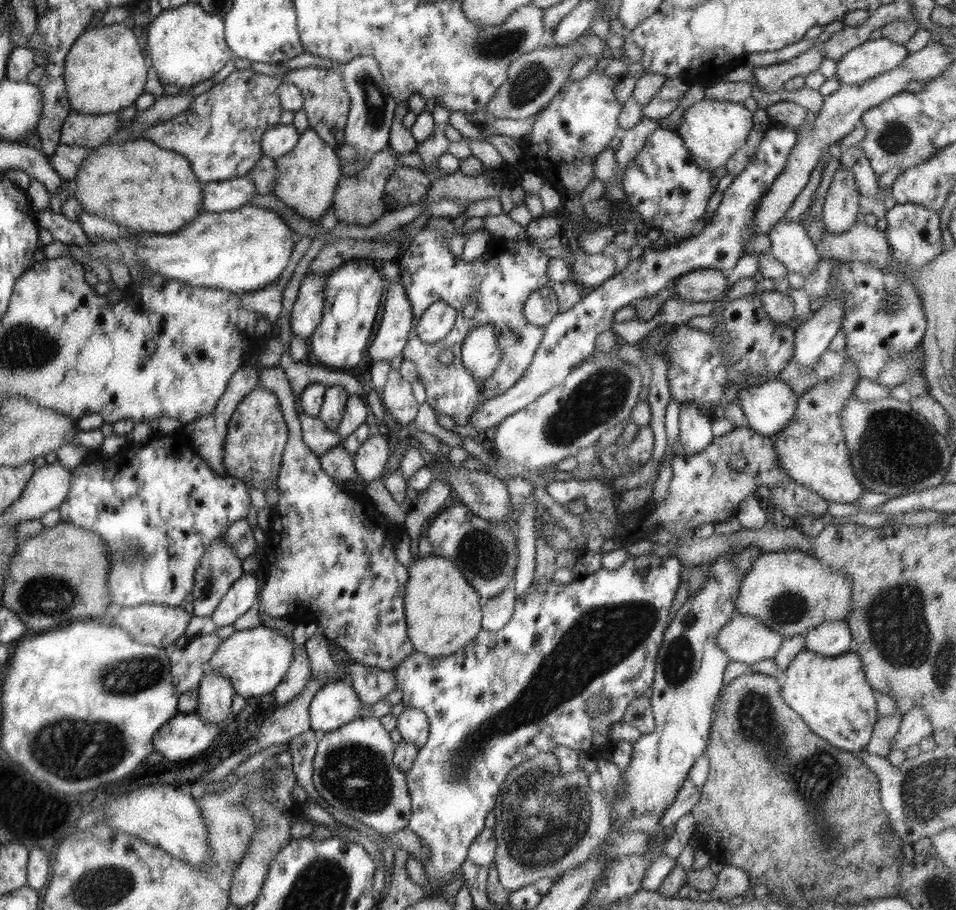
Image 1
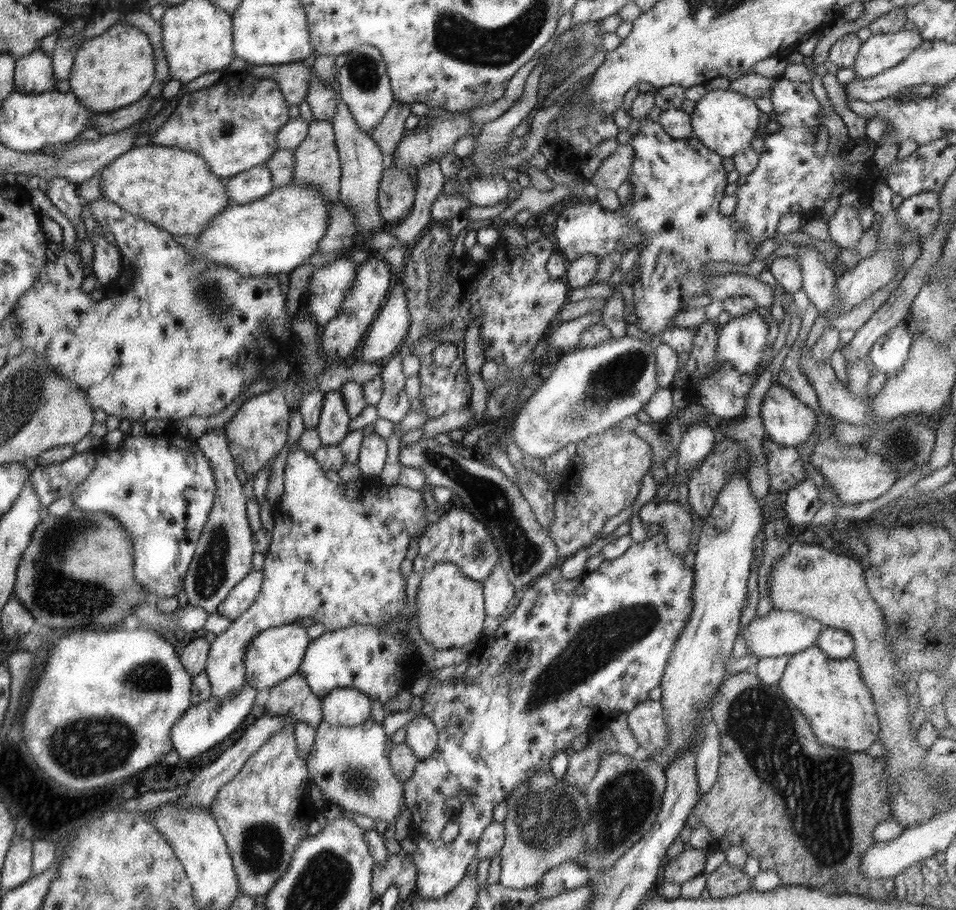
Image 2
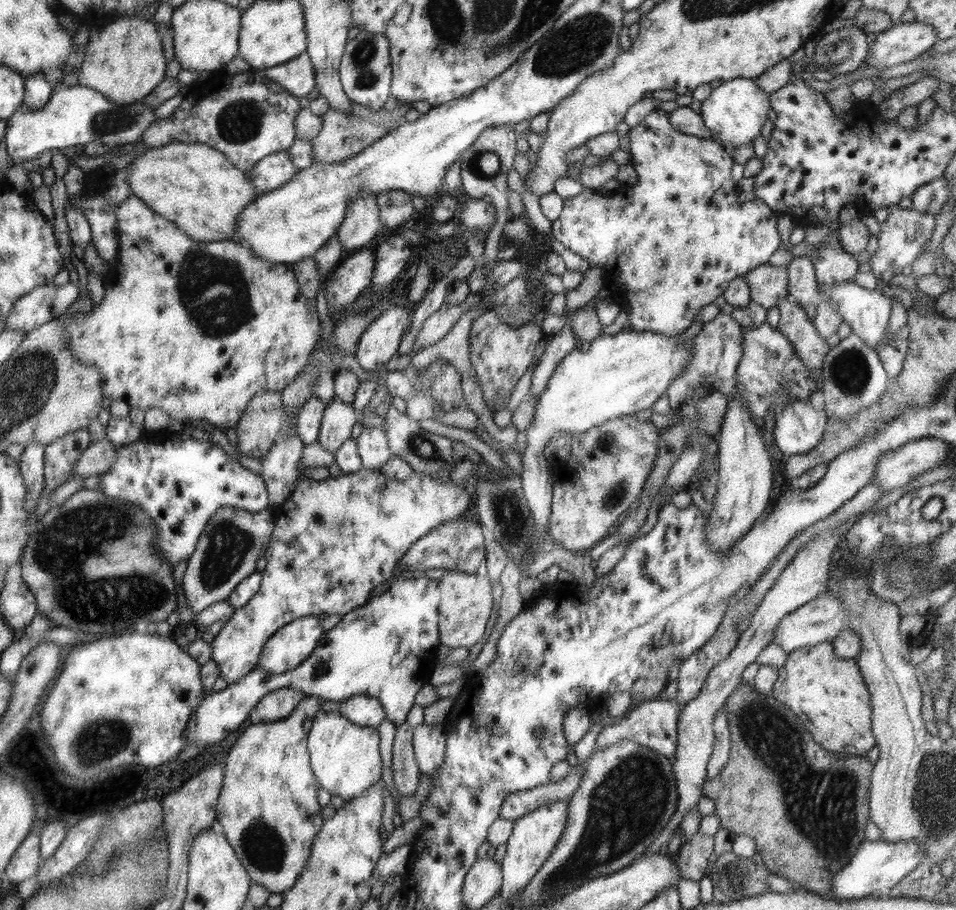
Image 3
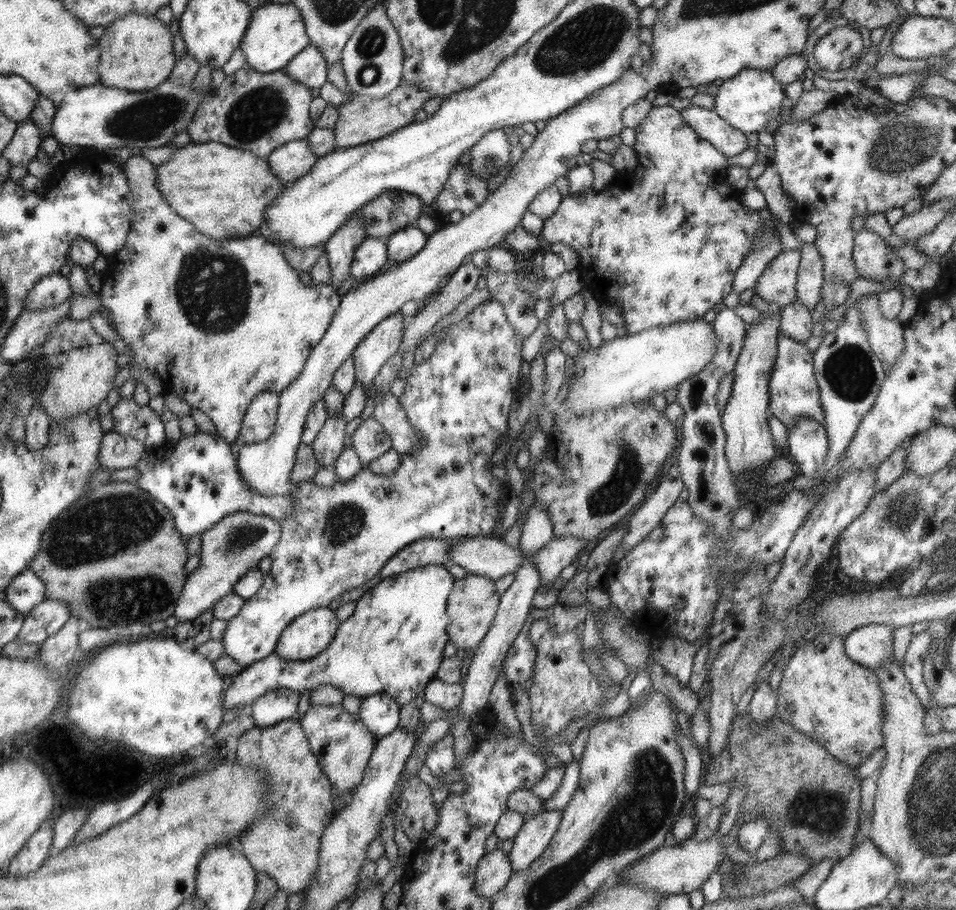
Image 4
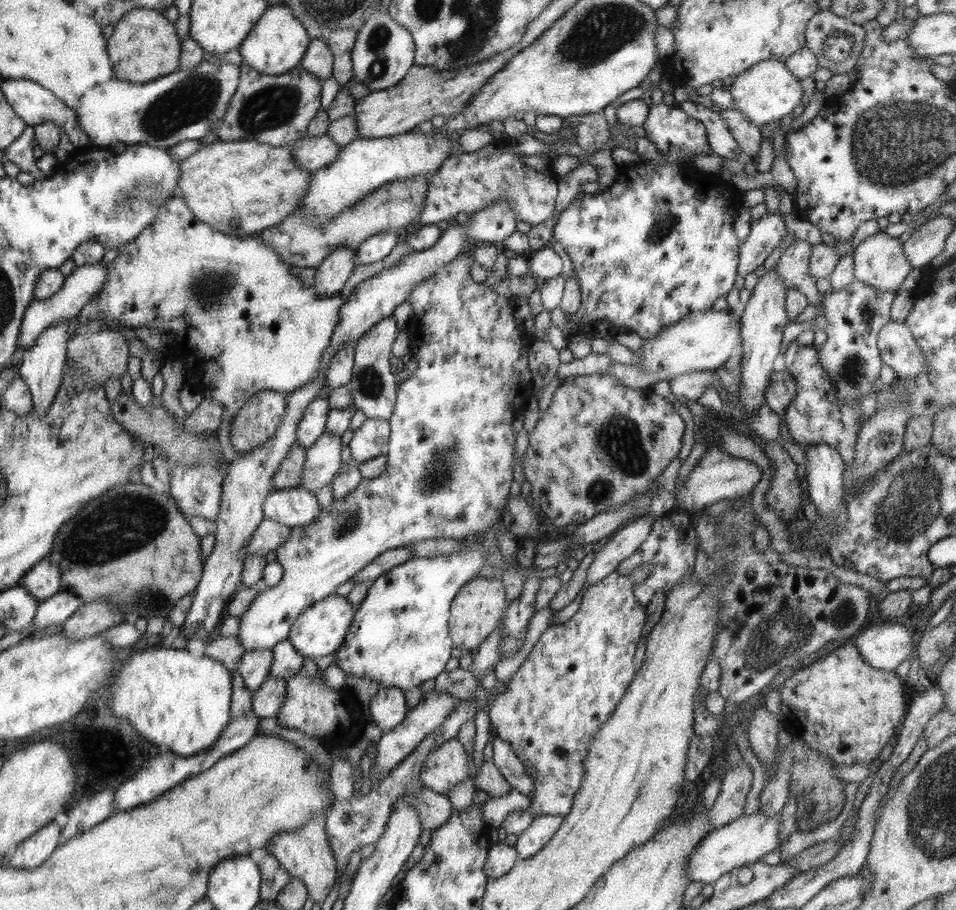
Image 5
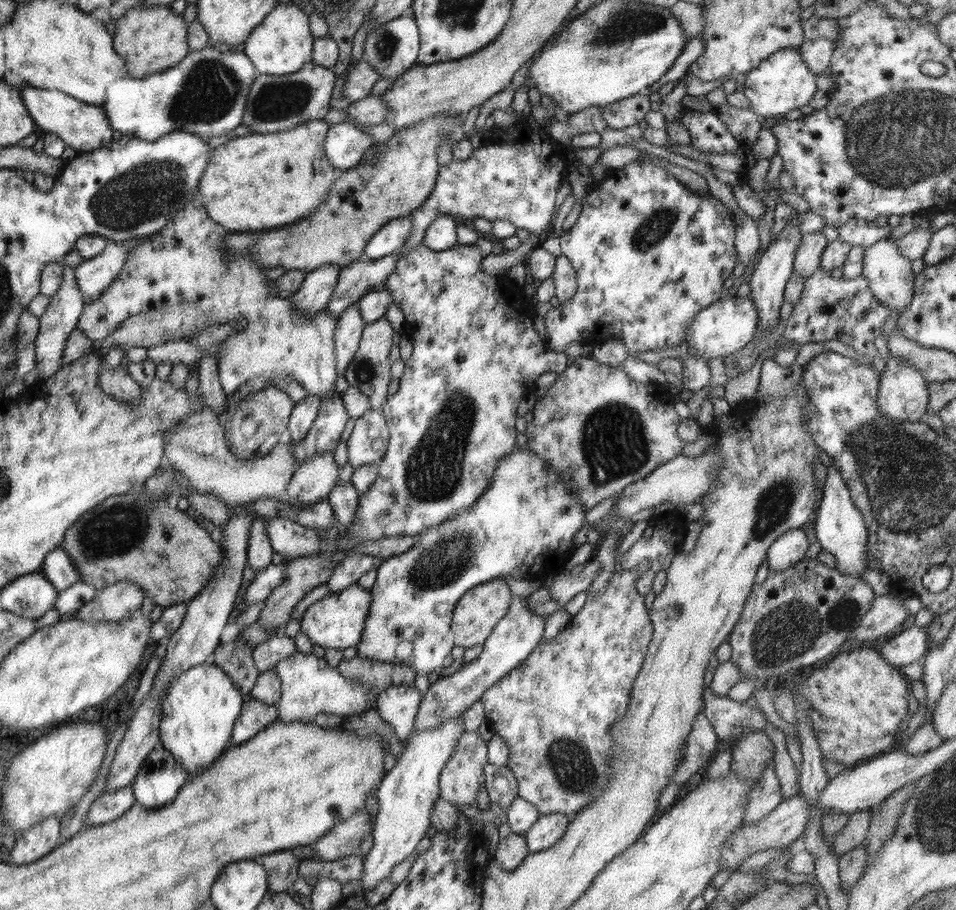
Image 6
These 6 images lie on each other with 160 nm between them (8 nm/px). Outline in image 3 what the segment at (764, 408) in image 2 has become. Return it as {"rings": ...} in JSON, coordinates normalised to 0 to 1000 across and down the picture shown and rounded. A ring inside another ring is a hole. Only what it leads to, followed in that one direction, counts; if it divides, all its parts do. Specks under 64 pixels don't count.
{"rings":[[[835,440],[823,442],[820,449],[815,452],[811,459],[809,470],[809,487],[818,502],[827,499],[844,498],[850,493],[859,484],[865,471],[866,457],[862,449],[856,449],[846,441]]]}

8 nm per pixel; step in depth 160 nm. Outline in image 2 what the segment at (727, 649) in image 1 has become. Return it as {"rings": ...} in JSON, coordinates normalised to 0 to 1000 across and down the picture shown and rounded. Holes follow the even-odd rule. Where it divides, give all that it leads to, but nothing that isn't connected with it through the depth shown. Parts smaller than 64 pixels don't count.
{"rings":[[[808,669],[800,677],[791,676],[774,696],[780,704],[782,720],[790,716],[793,724],[812,723],[820,720],[828,721],[848,712],[854,708],[857,695],[860,695],[862,689],[863,686],[858,686],[846,677],[839,677],[838,673],[818,673]]]}

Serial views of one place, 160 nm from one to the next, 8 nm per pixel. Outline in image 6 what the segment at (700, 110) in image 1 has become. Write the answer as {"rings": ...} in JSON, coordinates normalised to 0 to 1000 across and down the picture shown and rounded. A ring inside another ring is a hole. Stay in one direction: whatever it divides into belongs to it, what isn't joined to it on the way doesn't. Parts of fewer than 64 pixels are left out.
{"rings":[[[839,51],[835,54],[820,54],[810,57],[804,65],[795,68],[788,78],[780,81],[778,104],[785,111],[787,122],[795,127],[811,129],[828,121],[837,120],[846,114],[856,99],[854,82],[847,80],[845,70],[839,65]]]}

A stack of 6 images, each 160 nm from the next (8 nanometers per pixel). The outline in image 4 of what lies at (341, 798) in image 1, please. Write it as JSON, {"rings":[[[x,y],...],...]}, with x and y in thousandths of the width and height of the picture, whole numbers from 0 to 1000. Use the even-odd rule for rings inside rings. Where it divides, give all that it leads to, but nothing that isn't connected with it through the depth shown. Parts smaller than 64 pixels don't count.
{"rings":[[[324,774],[324,778],[316,790],[310,787],[318,804],[321,815],[325,819],[325,825],[333,832],[338,849],[343,853],[345,863],[356,871],[371,867],[378,862],[381,847],[389,831],[395,811],[384,802],[381,795],[370,786],[364,784],[357,774],[337,776]],[[337,818],[366,818],[366,820],[338,820]]]}

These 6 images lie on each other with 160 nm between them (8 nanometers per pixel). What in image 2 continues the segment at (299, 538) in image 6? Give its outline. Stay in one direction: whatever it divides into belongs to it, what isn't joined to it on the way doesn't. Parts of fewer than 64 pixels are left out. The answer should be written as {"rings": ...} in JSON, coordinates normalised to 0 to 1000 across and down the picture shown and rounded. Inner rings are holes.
{"rings":[[[232,470],[218,471],[207,481],[207,490],[223,513],[227,535],[226,553],[219,563],[219,573],[206,598],[202,619],[199,620],[198,629],[195,630],[192,648],[197,654],[197,665],[224,674],[241,649],[266,627],[264,621],[266,584],[259,570],[258,546],[253,541],[255,534],[247,524],[246,505]]]}

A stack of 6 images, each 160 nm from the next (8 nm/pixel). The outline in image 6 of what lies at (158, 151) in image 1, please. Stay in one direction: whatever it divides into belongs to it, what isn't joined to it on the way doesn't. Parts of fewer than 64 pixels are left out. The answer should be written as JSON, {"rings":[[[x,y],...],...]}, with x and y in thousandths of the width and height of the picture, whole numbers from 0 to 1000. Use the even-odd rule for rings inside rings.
{"rings":[[[337,132],[320,133],[310,141],[282,147],[251,147],[245,154],[228,159],[215,189],[207,201],[207,216],[220,240],[240,255],[279,254],[314,242],[327,232],[338,220],[356,191],[339,170],[338,158],[344,138]]]}

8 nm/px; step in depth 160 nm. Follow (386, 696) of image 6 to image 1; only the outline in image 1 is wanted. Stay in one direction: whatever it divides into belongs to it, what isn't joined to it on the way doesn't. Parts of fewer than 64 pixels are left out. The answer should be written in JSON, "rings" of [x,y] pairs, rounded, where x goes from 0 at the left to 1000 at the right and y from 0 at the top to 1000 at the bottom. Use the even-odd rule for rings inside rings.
{"rings":[[[366,747],[343,751],[326,767],[323,776],[325,801],[339,807],[368,793],[379,775]]]}

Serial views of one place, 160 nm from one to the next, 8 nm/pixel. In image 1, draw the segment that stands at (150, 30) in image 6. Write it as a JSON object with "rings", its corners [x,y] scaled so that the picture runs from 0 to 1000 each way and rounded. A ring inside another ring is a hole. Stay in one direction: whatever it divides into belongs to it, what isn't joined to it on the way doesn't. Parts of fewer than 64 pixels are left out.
{"rings":[[[132,26],[108,27],[98,33],[88,35],[73,53],[72,60],[68,64],[68,95],[72,108],[72,118],[90,126],[108,126],[121,124],[140,115],[140,110],[151,103],[151,92],[155,84],[153,62],[144,51],[144,44],[136,29]]]}

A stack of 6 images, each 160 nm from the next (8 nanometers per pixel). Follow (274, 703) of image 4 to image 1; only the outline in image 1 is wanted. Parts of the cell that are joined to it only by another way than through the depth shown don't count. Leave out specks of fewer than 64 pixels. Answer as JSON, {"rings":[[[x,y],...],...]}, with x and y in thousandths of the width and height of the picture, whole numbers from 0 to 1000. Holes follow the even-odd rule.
{"rings":[[[312,711],[306,716],[306,722],[295,747],[287,757],[287,765],[292,775],[301,774],[310,764],[318,758],[318,755],[327,744],[325,730],[320,715]]]}

